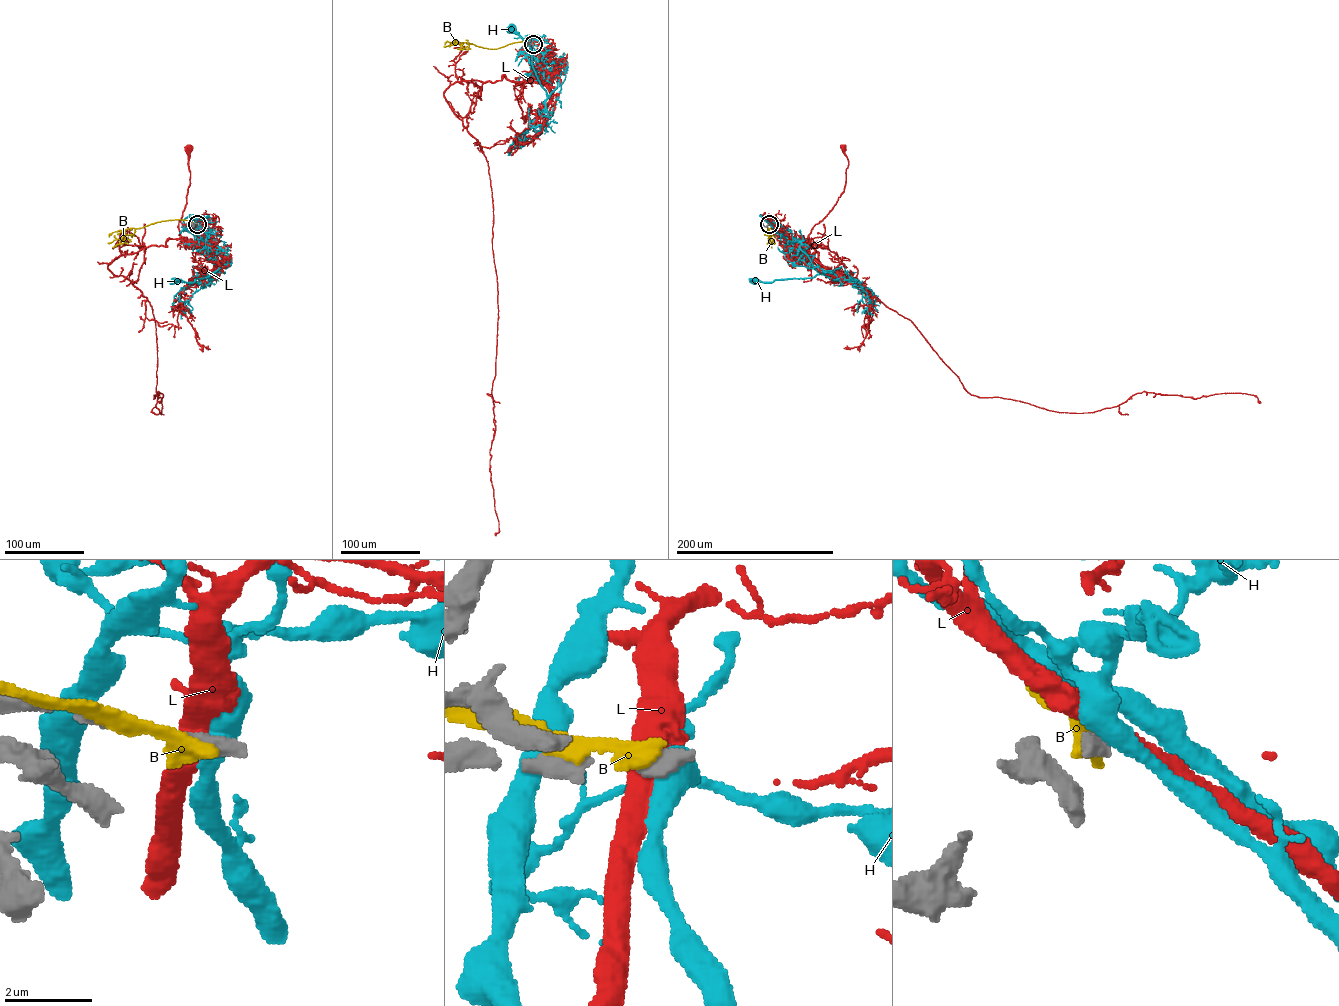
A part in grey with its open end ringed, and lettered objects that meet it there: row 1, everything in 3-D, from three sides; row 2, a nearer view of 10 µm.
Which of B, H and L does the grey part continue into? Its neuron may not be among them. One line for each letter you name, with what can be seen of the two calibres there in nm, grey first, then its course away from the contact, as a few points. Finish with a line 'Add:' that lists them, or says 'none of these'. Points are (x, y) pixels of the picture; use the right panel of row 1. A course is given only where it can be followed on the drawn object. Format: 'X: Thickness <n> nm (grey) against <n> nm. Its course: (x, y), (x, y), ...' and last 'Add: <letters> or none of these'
Add: none of these

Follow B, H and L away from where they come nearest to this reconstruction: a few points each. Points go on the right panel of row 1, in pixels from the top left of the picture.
B: (769, 224), (767, 219), (774, 222), (767, 228), (772, 243)
H: (769, 223), (789, 242), (800, 242), (800, 248), (812, 266), (822, 273), (770, 282), (755, 280)
L: (769, 223), (793, 241), (807, 240), (813, 226), (827, 215), (844, 190), (848, 160), (843, 147)

